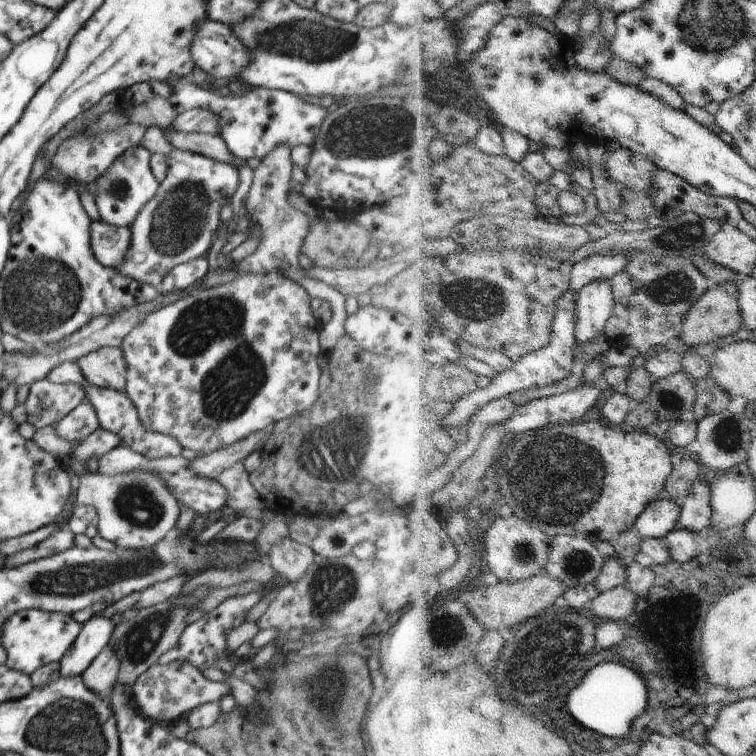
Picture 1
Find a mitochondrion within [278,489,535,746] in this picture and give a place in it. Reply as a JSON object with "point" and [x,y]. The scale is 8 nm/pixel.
{"point":[332,585]}

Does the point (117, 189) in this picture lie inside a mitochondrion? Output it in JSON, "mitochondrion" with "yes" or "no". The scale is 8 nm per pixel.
{"mitochondrion":"yes"}

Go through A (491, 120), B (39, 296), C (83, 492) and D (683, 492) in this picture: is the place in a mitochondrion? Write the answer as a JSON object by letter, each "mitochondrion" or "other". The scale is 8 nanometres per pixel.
{"A":"other","B":"mitochondrion","C":"other","D":"other"}

